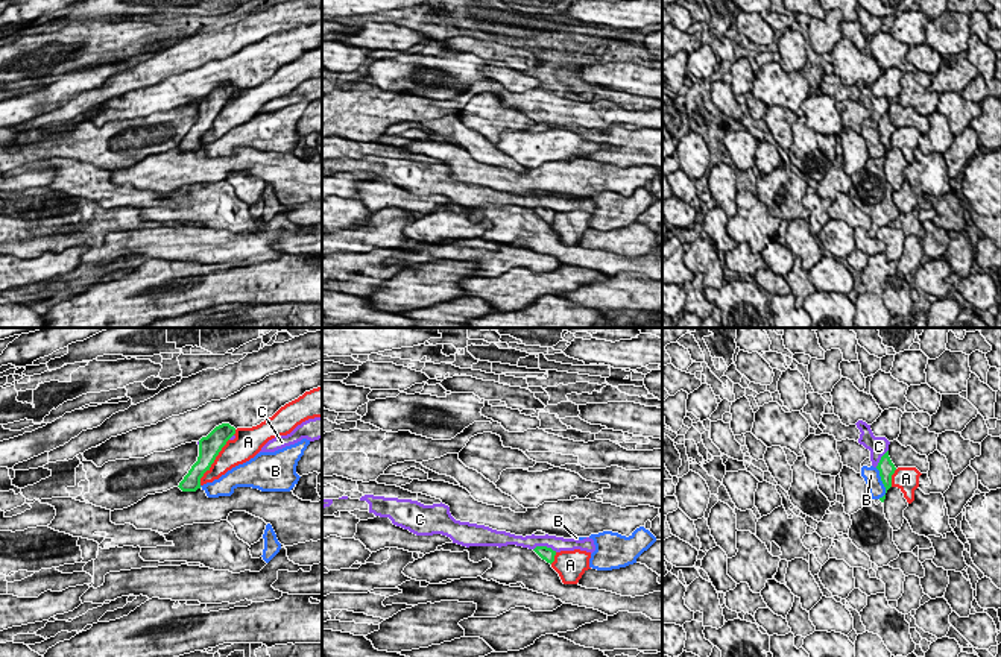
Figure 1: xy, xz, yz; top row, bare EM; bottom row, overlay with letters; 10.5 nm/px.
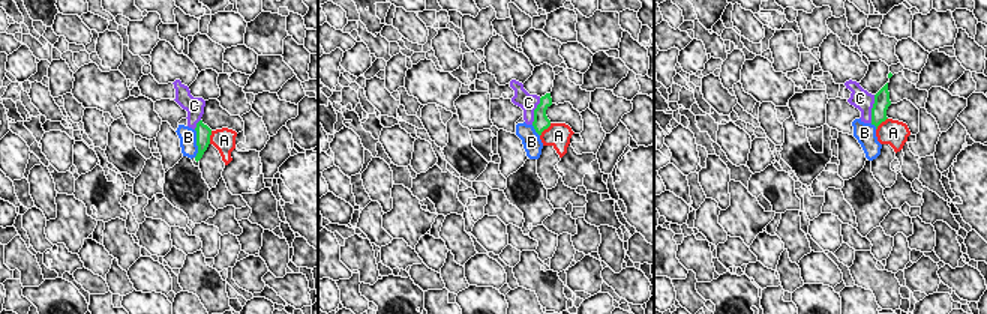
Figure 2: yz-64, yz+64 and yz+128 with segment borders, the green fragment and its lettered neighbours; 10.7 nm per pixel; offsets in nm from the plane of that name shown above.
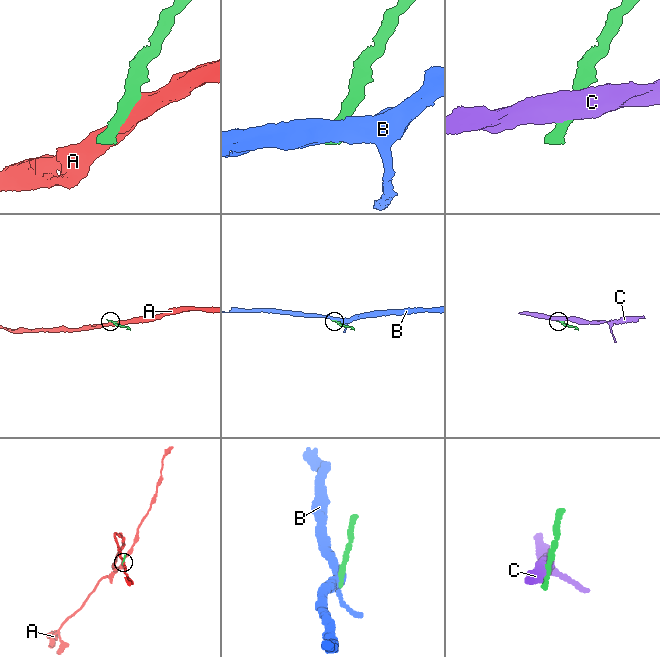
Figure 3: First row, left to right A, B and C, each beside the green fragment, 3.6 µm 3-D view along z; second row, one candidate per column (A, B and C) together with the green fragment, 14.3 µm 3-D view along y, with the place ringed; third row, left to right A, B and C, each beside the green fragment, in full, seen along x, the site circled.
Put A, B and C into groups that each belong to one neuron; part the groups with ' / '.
A / B / C

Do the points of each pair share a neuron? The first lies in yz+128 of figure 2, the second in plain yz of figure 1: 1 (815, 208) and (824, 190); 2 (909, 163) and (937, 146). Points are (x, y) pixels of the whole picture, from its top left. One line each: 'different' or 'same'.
1: different
2: different

